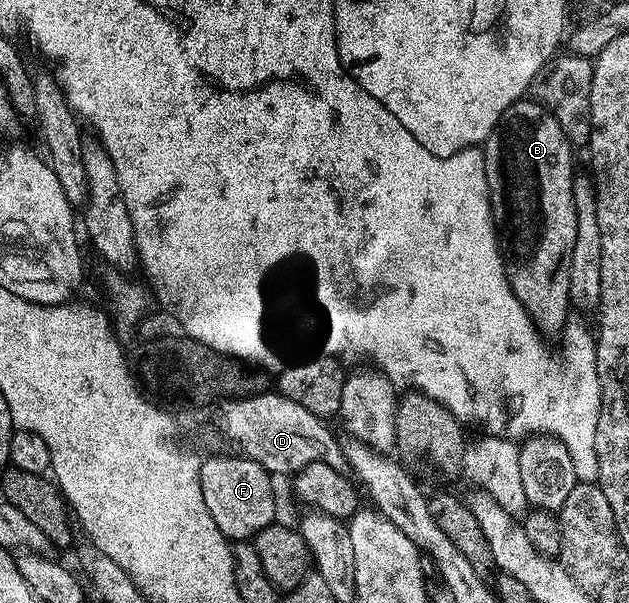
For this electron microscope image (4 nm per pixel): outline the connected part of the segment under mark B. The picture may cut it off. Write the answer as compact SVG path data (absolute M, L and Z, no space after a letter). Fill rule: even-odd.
M521 100L510 104L492 129L492 135L482 143L488 199L492 205L492 223L496 226L498 241L503 250L504 271L514 296L526 308L532 323L541 335L559 335L570 321L570 256L574 252L574 235L578 220L572 191L573 143L562 132L558 120L543 102Z

